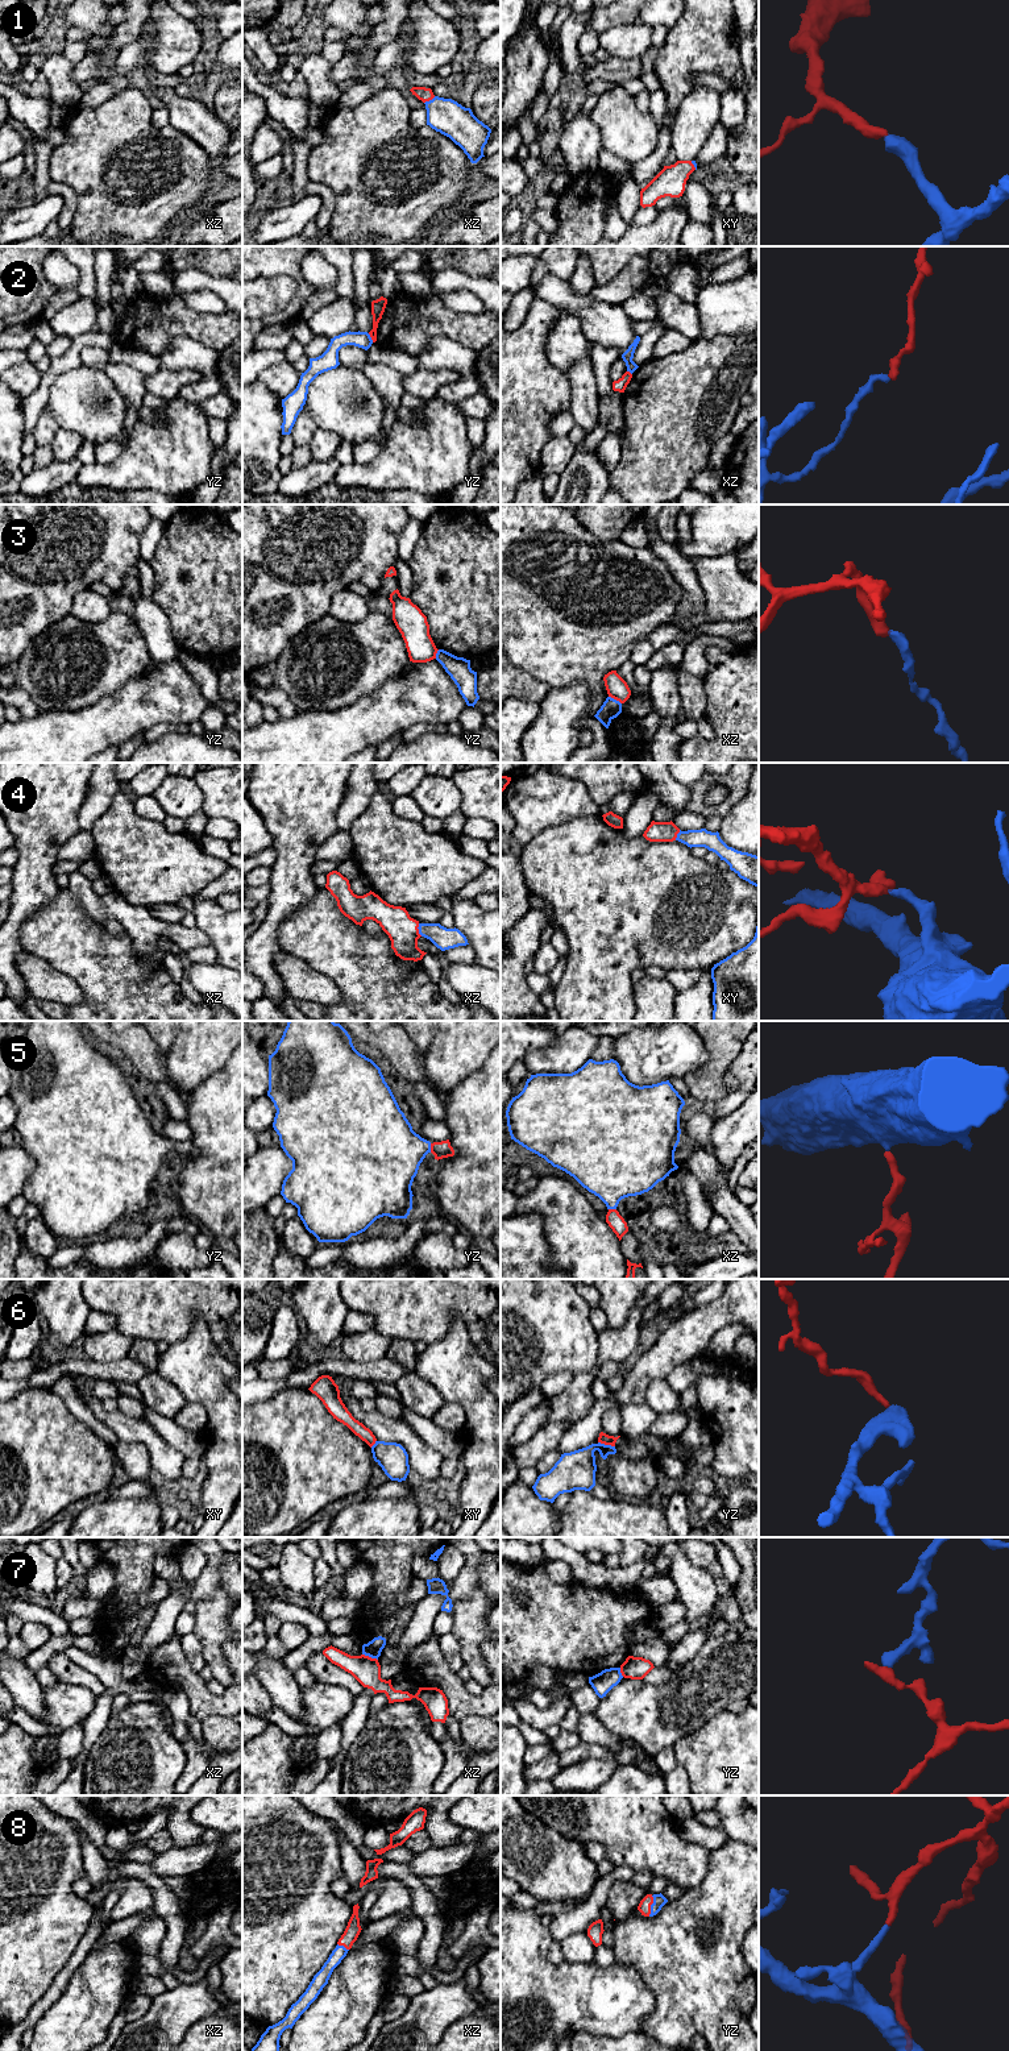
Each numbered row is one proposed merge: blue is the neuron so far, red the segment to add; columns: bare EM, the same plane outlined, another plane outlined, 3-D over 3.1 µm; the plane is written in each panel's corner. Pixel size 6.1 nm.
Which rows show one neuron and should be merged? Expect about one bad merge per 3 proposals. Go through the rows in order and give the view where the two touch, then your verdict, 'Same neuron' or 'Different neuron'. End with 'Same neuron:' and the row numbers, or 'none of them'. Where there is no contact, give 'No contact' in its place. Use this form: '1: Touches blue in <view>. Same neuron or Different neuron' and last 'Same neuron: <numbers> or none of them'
1: Touches blue in xz. Same neuron
2: Touches blue in yz. Different neuron
3: Touches blue in xz. Different neuron
4: Touches blue in xz. Same neuron
5: Touches blue in yz. Same neuron
6: Touches blue in yz. Different neuron
7: Touches blue in xz. Different neuron
8: Touches blue in yz. Same neuron
Same neuron: 1, 4, 5, 8

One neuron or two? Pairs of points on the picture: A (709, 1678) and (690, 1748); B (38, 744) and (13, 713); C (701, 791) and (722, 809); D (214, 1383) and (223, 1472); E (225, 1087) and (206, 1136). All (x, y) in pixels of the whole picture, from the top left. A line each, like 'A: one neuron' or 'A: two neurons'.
A: two neurons
B: two neurons
C: one neuron
D: one neuron
E: one neuron

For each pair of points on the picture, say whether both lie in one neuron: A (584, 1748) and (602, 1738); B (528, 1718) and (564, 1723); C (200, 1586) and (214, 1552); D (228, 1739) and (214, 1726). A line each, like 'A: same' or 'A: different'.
A: different
B: different
C: same
D: same

